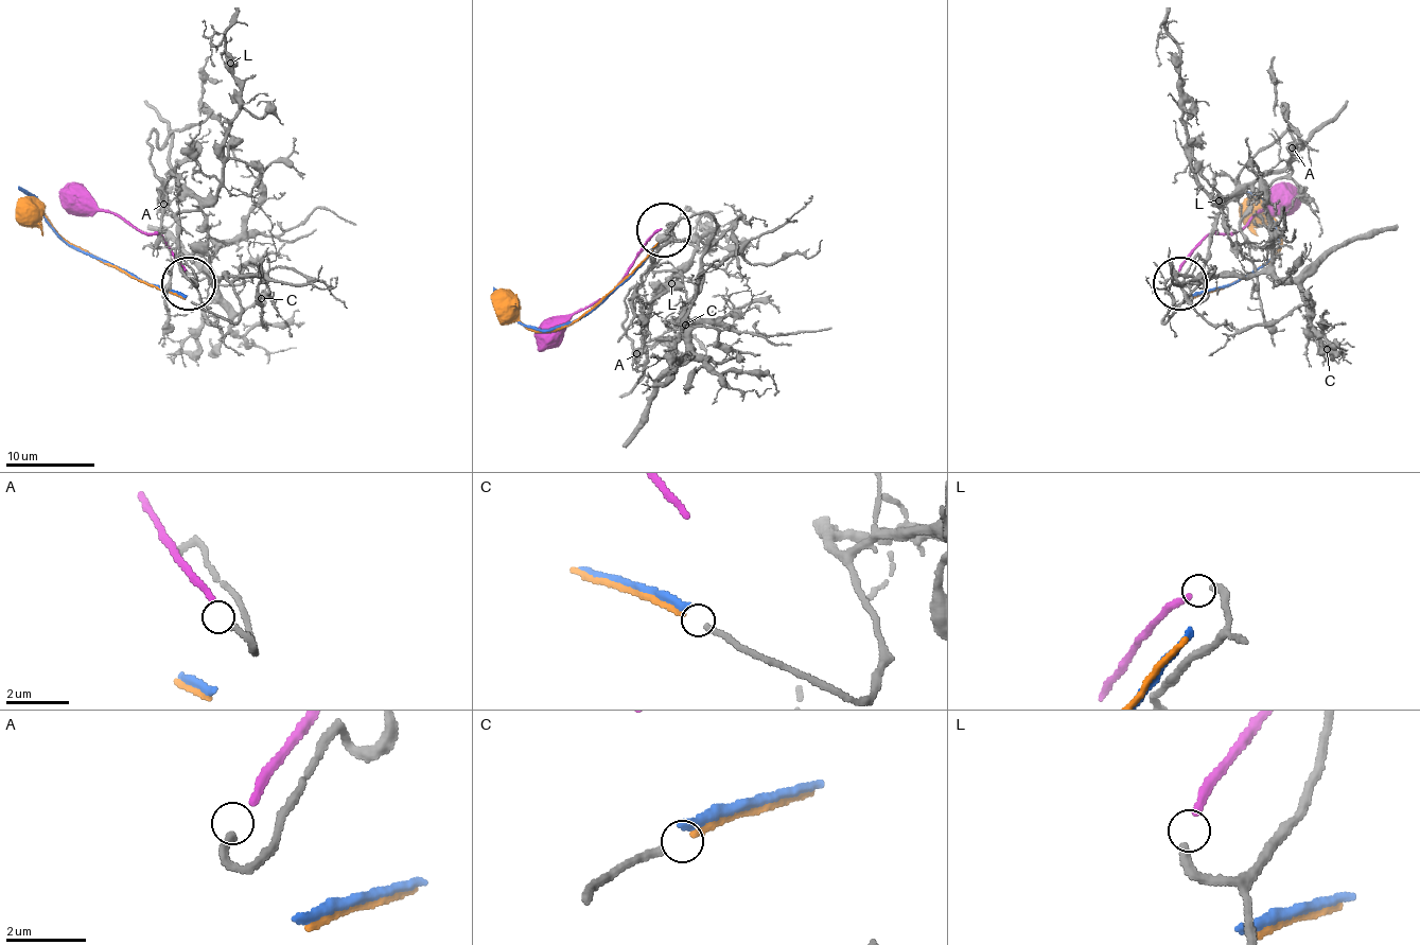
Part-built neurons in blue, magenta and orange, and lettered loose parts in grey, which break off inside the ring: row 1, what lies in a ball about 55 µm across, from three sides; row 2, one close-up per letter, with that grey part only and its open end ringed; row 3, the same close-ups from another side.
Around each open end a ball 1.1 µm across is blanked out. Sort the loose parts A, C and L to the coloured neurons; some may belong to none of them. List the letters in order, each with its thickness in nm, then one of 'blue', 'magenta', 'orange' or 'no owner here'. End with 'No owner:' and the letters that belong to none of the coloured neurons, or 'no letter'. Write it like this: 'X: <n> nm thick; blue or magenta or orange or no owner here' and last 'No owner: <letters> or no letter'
A: 180 nm thick; no owner here
C: 190 nm thick; orange
L: 240 nm thick; magenta
No owner: A

